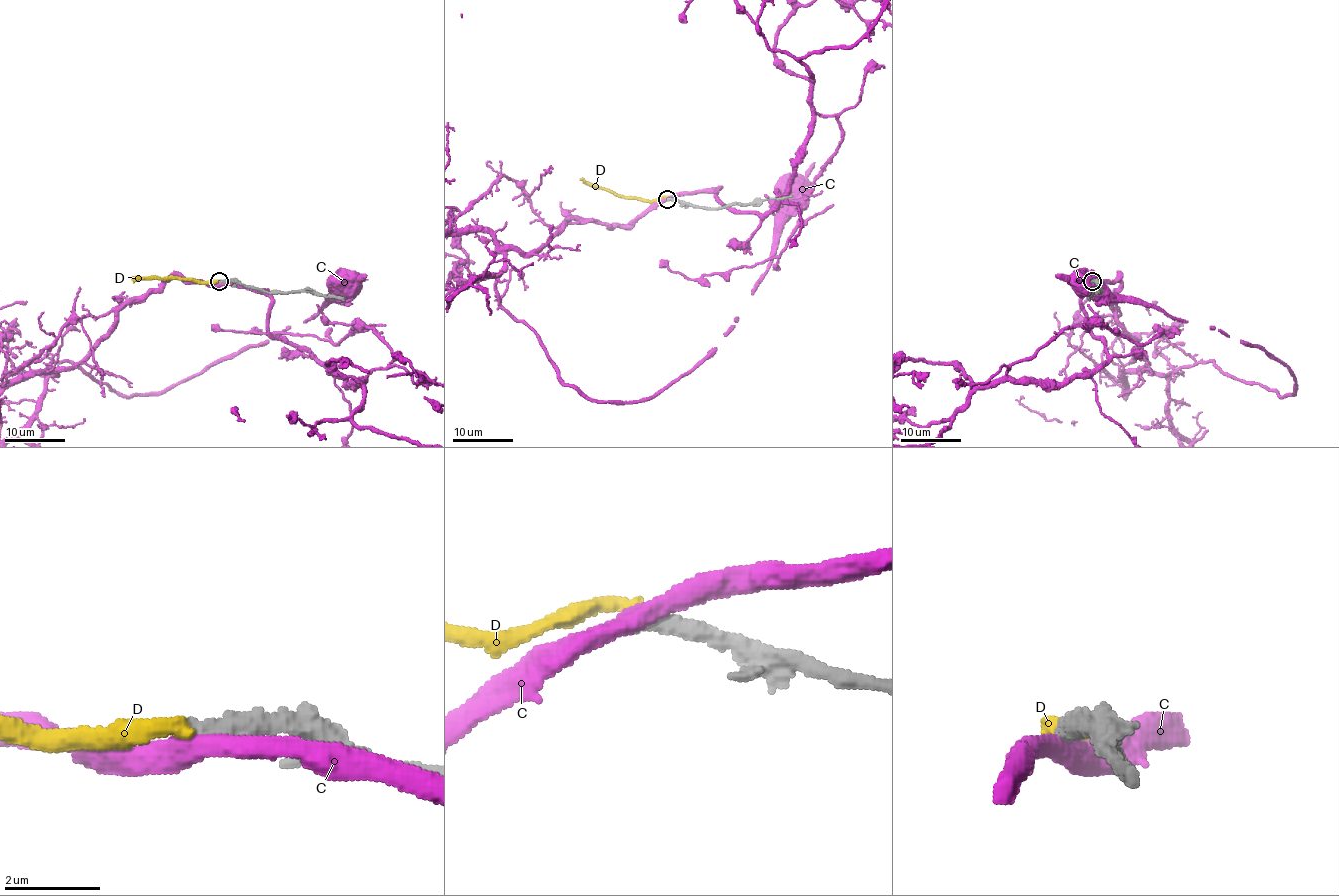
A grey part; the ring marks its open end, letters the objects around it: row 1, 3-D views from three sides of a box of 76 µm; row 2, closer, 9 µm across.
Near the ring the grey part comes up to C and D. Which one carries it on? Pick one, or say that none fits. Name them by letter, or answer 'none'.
none

